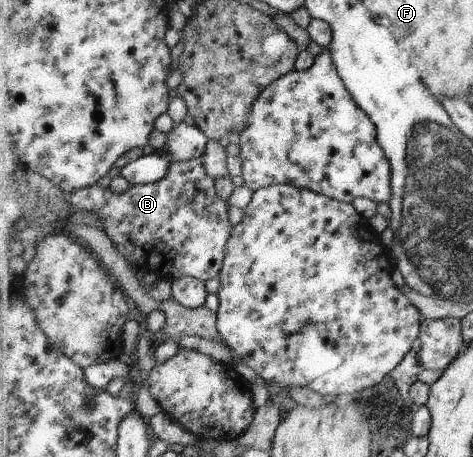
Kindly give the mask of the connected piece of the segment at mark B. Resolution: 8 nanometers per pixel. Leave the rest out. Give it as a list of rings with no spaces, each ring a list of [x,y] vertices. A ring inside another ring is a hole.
[[[204,156],[179,161],[174,159],[170,174],[161,181],[150,184],[131,185],[126,192],[113,193],[113,189],[95,184],[77,191],[74,195],[67,195],[67,202],[77,210],[93,212],[103,221],[105,231],[115,242],[117,249],[130,261],[133,267],[144,270],[153,270],[162,279],[173,282],[181,278],[194,278],[209,281],[217,279],[224,268],[227,257],[228,243],[234,232],[231,223],[231,205],[225,201],[215,187],[215,178],[211,177],[206,168]]]

